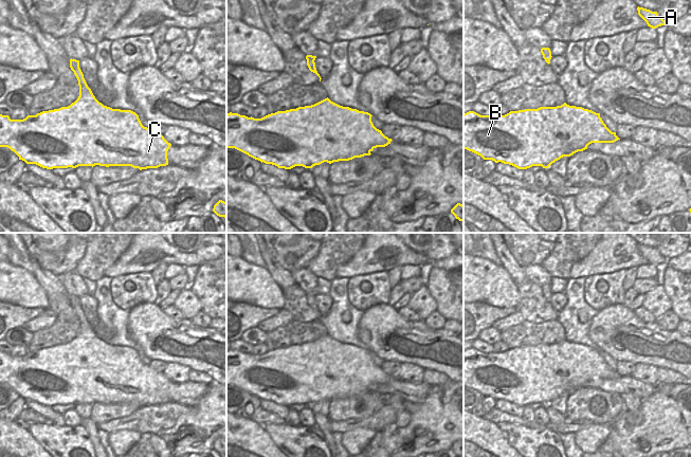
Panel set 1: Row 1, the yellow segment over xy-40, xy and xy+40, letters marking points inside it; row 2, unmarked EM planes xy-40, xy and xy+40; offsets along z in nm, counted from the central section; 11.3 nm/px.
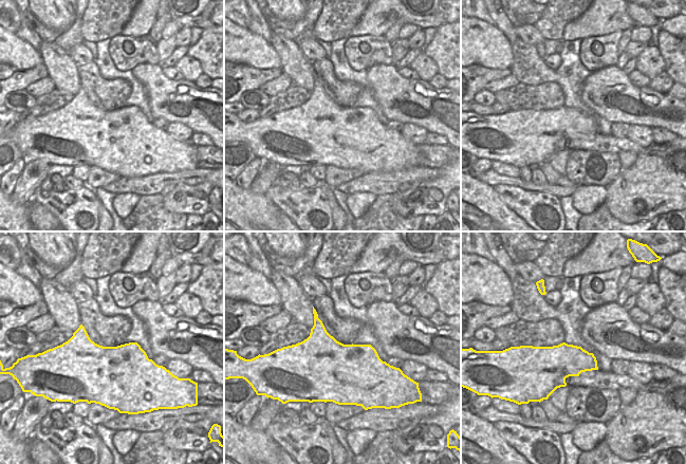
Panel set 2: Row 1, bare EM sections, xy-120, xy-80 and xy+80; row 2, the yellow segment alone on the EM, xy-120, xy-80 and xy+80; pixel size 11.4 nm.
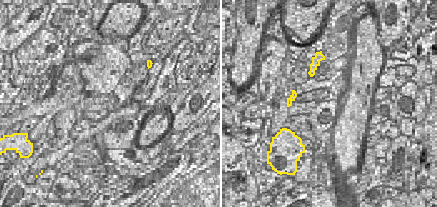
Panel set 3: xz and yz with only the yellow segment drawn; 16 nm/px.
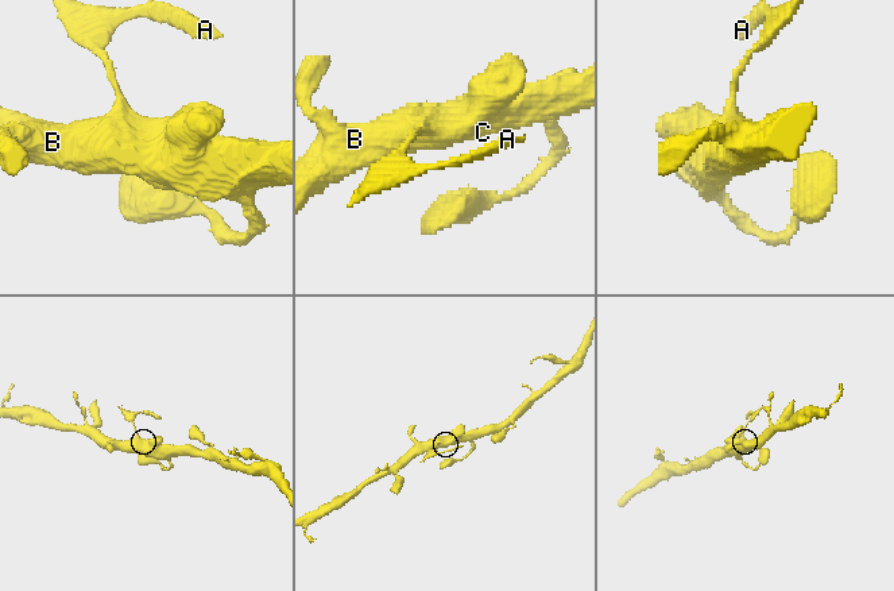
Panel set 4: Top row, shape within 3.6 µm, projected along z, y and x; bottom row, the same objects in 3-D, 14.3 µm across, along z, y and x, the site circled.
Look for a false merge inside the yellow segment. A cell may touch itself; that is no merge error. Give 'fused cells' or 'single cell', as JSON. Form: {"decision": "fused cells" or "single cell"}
{"decision": "fused cells"}

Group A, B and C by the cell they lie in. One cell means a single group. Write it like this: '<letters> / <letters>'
A / B C

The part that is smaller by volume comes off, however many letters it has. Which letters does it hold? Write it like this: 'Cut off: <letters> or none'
Cut off: A.

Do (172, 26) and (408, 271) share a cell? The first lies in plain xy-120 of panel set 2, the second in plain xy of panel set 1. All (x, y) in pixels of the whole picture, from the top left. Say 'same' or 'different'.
same

